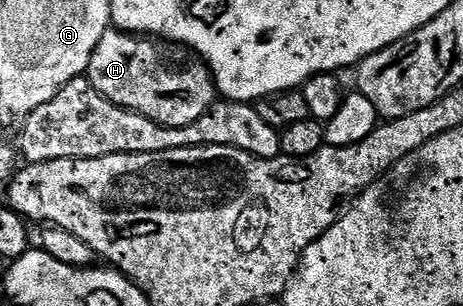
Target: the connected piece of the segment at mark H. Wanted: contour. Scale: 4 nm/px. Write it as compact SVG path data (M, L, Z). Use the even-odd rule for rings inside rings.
M120 29L107 30L103 37L99 37L99 45L95 45L95 53L91 53L87 77L91 85L95 85L95 89L99 89L99 93L115 105L126 107L128 111L139 113L164 127L182 127L191 125L191 121L199 121L199 117L207 113L219 95L209 66L189 48L160 37L146 37Z

